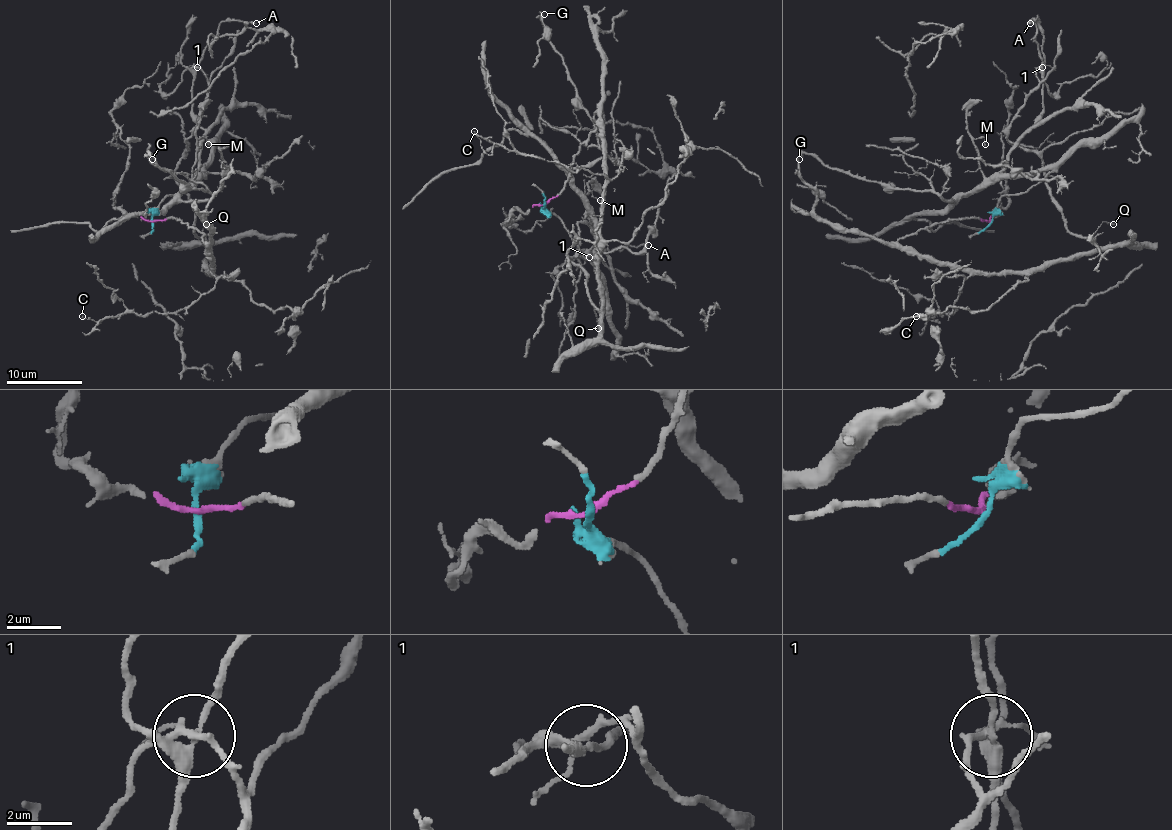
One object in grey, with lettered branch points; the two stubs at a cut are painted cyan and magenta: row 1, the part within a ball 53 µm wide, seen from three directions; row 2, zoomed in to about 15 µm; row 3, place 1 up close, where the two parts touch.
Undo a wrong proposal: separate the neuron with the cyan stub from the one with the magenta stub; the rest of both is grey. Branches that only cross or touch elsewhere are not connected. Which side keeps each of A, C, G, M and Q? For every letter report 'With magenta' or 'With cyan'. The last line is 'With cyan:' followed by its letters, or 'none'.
A: With cyan
C: With magenta
G: With cyan
M: With cyan
Q: With magenta
With cyan: A, G, M

